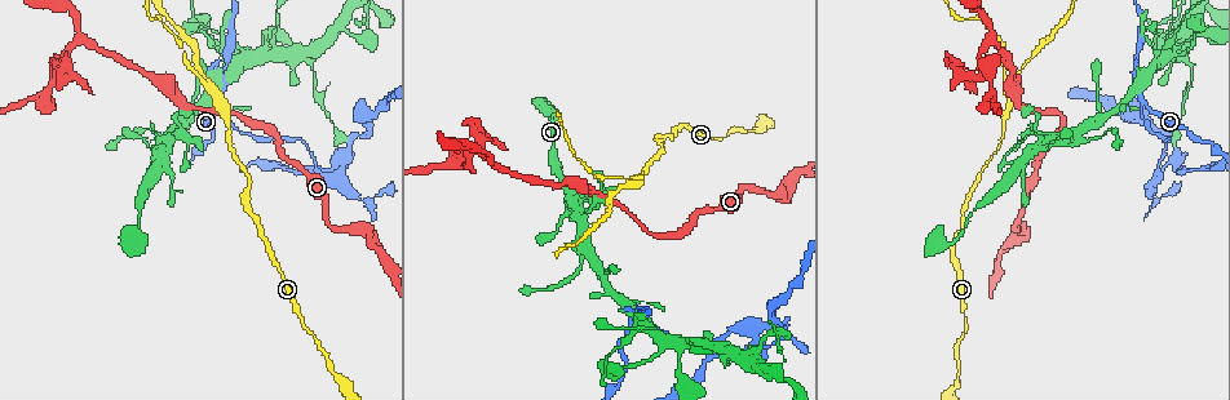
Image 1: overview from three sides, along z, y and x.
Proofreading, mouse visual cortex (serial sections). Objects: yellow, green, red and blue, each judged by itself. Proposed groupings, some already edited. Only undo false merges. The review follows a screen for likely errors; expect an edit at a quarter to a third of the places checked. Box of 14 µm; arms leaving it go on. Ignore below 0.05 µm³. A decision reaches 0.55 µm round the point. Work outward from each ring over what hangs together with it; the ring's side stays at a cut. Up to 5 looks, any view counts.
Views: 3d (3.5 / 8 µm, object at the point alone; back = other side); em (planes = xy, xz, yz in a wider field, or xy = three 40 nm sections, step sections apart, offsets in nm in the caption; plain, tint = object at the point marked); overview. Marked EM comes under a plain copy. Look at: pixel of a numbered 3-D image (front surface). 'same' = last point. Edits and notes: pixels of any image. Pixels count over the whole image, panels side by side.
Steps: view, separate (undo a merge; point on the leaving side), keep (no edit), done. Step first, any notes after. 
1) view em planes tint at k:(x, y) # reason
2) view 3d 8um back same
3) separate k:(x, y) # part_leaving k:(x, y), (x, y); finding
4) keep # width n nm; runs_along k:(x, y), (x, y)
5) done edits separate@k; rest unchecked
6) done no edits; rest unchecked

view 3d 8um back at 1:(1074, 133)

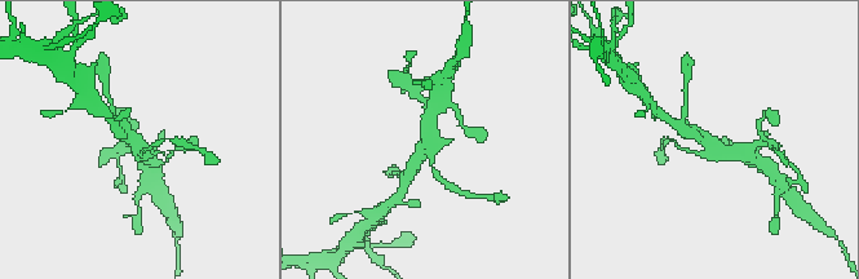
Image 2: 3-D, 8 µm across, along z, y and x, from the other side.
view em xy step 5 tint at 2:(141, 146)

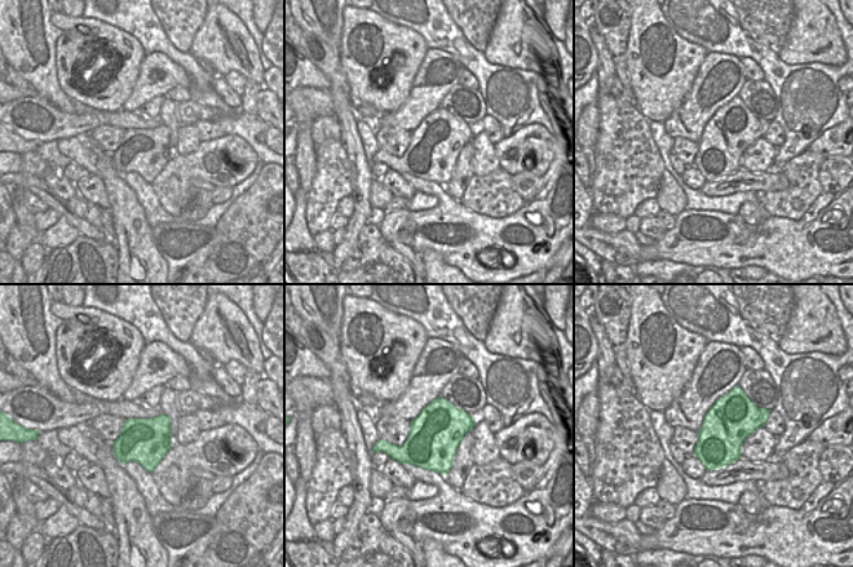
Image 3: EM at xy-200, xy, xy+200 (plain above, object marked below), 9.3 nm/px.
keep # runs_along 2:(434, 109), (429, 144), (410, 169); all the same cell

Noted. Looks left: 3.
view 3d 3.5um at 1:(256, 57)

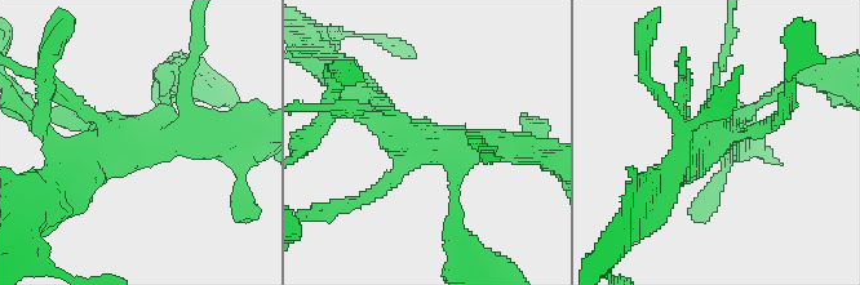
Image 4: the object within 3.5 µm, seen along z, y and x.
view em xy step 2 tint at 4:(427, 143)

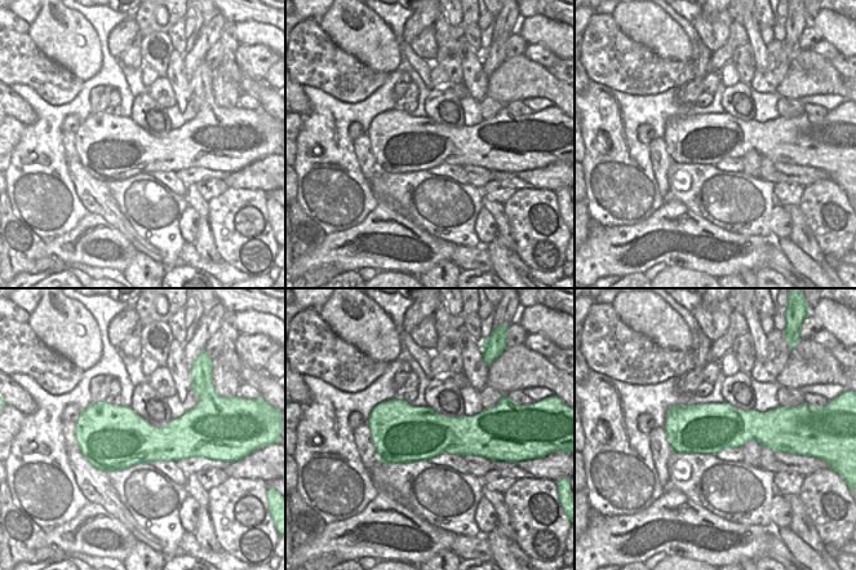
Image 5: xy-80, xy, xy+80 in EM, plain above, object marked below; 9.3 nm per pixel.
keep # runs_along 4:(364, 101), (412, 141), (515, 147); one cell here

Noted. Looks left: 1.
done no edits; rest unchecked

